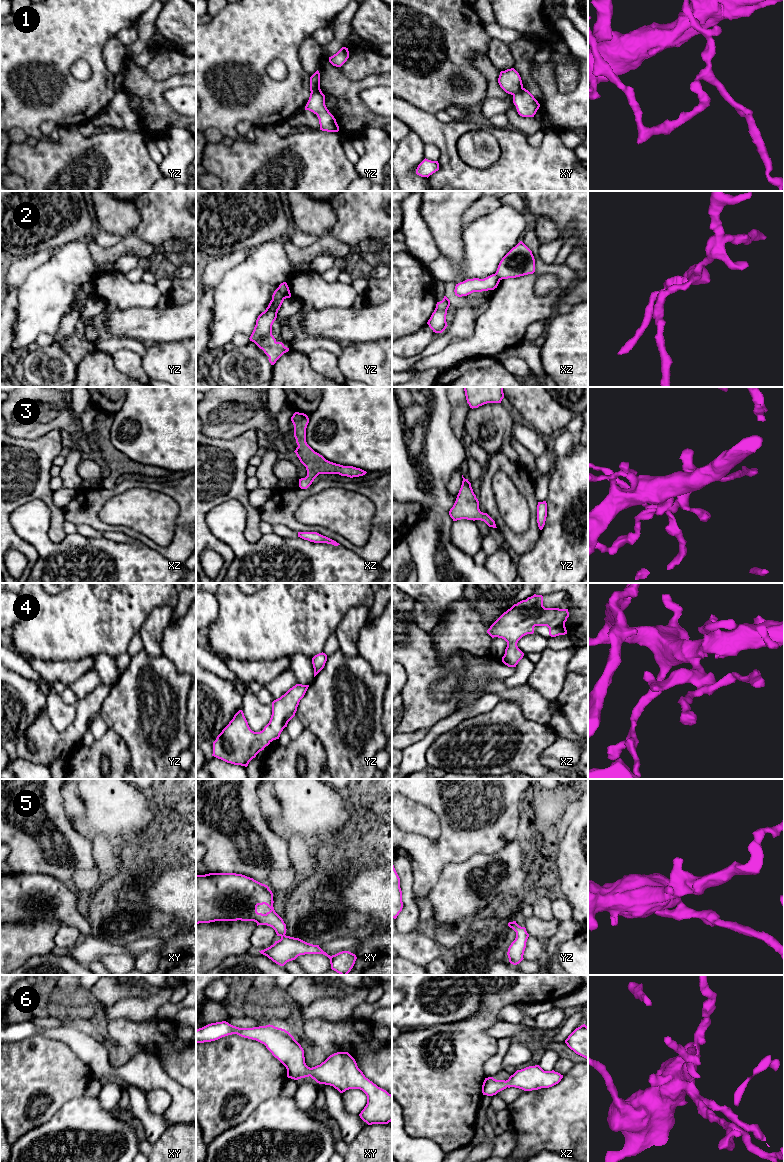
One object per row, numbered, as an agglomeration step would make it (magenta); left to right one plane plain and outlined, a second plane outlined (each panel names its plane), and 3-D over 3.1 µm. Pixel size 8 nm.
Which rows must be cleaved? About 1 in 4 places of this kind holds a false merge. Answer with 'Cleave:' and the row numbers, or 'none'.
Cleave: 1, 2

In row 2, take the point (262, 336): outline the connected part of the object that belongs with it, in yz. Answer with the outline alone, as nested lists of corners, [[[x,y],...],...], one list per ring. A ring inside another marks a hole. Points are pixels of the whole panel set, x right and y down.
[[[278,287],[274,291],[272,300],[266,310],[258,316],[254,330],[249,338],[269,357],[268,360],[271,365],[274,365],[284,353],[289,351],[289,348],[285,347],[282,342],[277,342],[272,335],[272,325],[277,318],[278,310],[283,301],[284,298]]]

